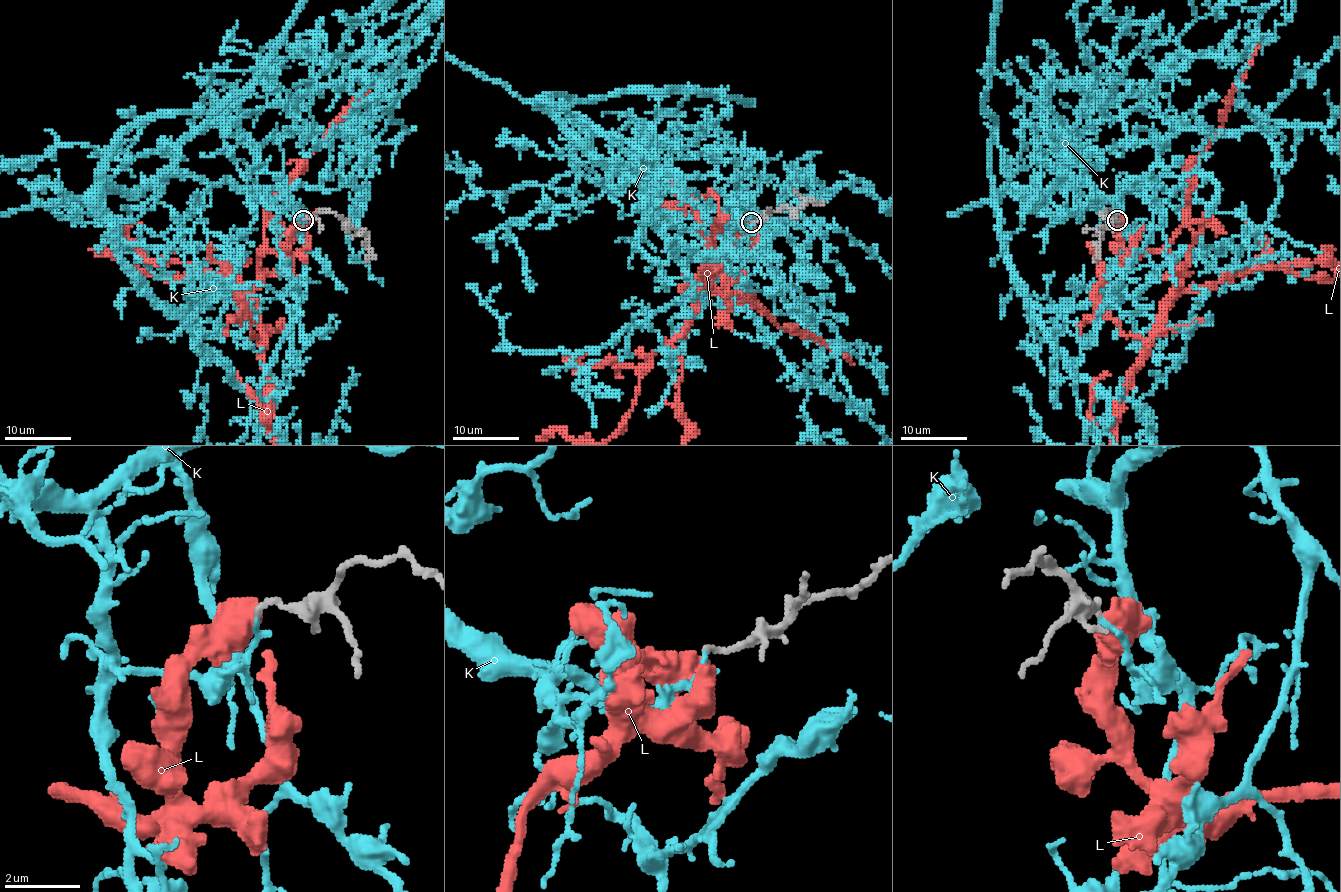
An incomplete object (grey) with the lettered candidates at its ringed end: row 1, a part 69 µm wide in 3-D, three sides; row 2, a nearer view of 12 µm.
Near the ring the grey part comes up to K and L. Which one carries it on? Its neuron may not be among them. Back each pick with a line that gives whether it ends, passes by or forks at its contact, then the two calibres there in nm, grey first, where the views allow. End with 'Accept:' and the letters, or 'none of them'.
K: it ends there; 140 nm thick on the grey side, 150 nm on the other
Accept: K

